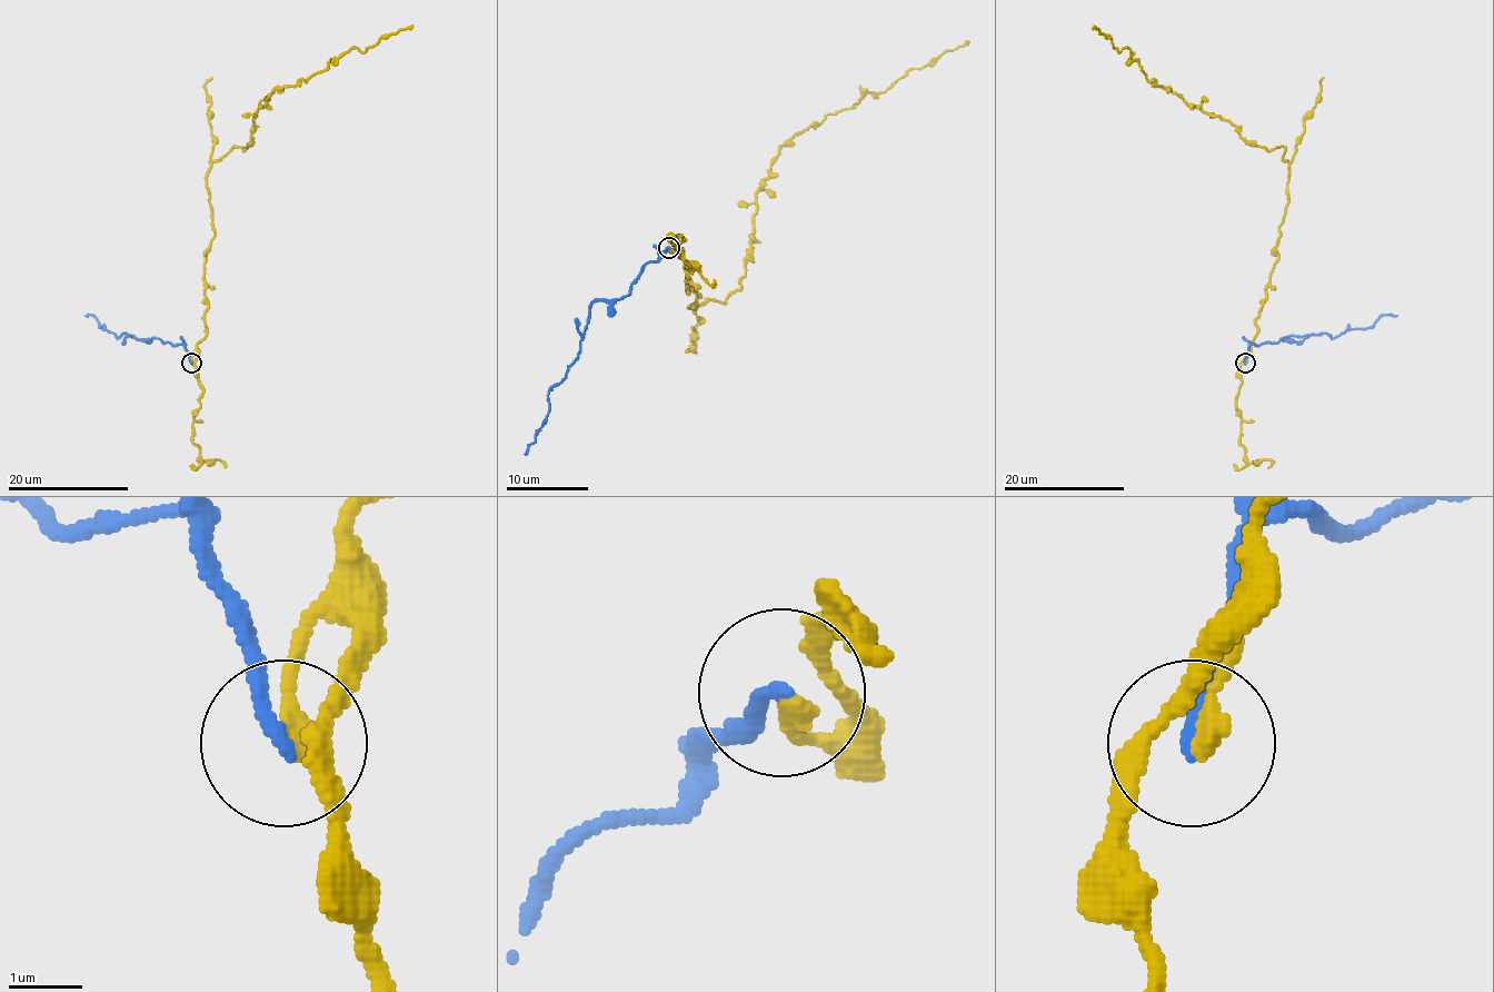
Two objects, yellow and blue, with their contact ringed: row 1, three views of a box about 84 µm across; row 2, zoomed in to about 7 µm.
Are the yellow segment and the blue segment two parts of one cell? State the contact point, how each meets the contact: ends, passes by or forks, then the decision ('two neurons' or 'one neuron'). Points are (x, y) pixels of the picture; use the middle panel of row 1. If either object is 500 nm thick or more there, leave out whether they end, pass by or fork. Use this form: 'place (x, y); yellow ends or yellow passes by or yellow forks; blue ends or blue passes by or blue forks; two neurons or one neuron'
place (668, 248); yellow ends; blue ends; two neurons

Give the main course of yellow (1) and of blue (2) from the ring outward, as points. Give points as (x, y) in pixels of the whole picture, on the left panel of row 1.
1: (191, 363), (207, 333), (207, 172), (233, 146), (247, 148), (255, 113), (276, 89), (412, 27)
2: (191, 363), (183, 344), (137, 339), (127, 334), (118, 338), (102, 329), (93, 316), (86, 316)

